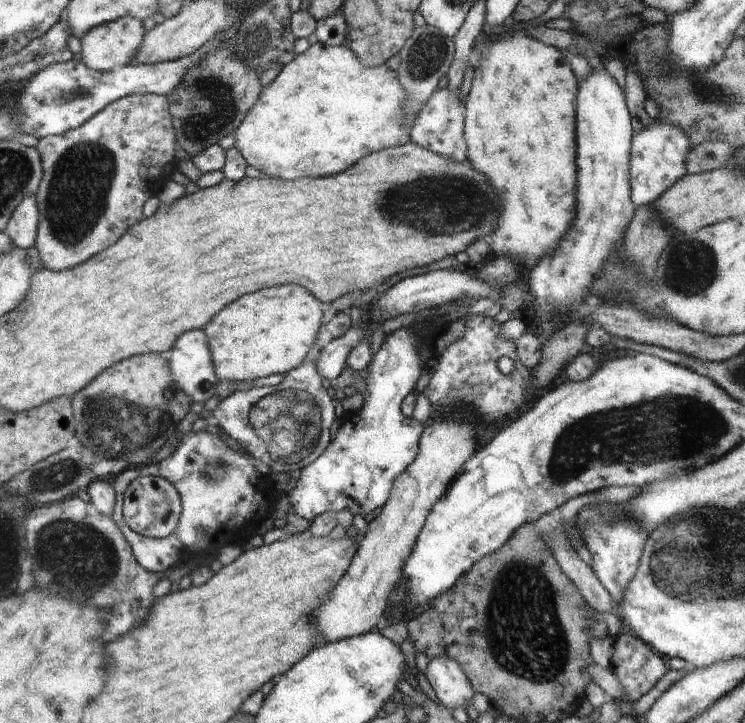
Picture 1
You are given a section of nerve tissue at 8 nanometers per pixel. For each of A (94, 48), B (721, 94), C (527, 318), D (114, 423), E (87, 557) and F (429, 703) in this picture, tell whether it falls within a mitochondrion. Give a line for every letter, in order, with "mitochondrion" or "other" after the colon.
A: other
B: mitochondrion
C: other
D: mitochondrion
E: mitochondrion
F: other

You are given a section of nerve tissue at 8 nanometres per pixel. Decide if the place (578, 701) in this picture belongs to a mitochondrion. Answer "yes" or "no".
no

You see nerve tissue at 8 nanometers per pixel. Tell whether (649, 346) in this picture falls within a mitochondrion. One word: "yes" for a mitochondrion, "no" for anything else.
no

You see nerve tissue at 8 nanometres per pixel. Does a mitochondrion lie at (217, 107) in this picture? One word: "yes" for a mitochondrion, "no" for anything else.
yes

